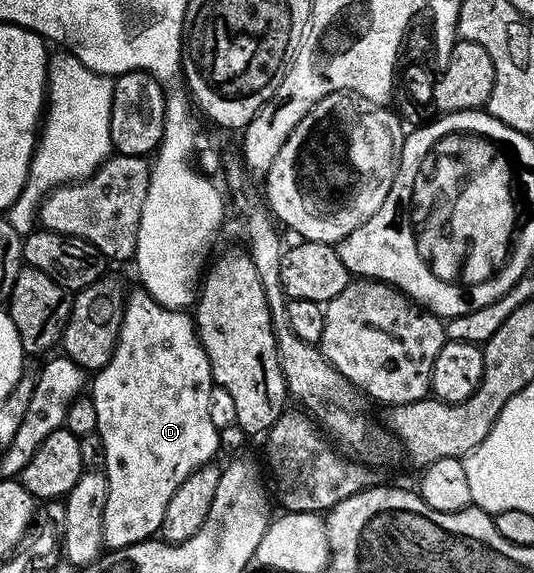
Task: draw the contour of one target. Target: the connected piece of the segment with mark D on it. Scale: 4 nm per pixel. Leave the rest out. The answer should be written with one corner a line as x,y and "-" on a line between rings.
144,290
131,291
126,298
126,309
124,310
124,318
120,326
120,334
118,341
114,347
114,353
108,363
93,373
92,388
94,384
94,392
92,391
92,399
96,410
99,414
106,412
114,412
114,424
118,428
130,428
130,433
125,436
124,433
118,432
114,436
114,444
112,440
112,468
114,464
114,476
108,479
108,502
104,506
104,534
102,539
107,549
127,548
133,544
139,544
141,540
151,539
161,529
162,519
164,518
164,510
168,506
168,498
172,498
172,494
176,494
176,490
180,486
180,482
184,482
184,478
188,478
188,474
192,474
198,468
203,468
215,459
214,455
219,455
218,433
219,425
214,425
214,416
210,413
210,388
212,389
212,377
210,374
210,363
208,362
208,354
204,350
204,346
198,340
198,330
194,326
193,315
189,311
179,310
176,308
165,308
160,306
160,302
156,302
156,298
152,298

